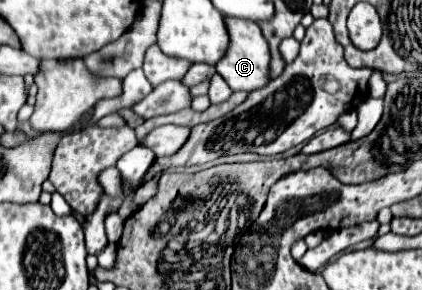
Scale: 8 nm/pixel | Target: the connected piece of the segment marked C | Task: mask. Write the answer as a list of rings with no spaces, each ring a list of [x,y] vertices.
[[[225,17],[225,27],[229,31],[229,45],[225,49],[223,59],[217,61],[215,69],[217,73],[227,81],[227,85],[233,91],[255,91],[269,81],[267,69],[269,69],[269,45],[265,43],[265,37],[261,35],[257,23],[249,19],[239,19],[239,17]]]

